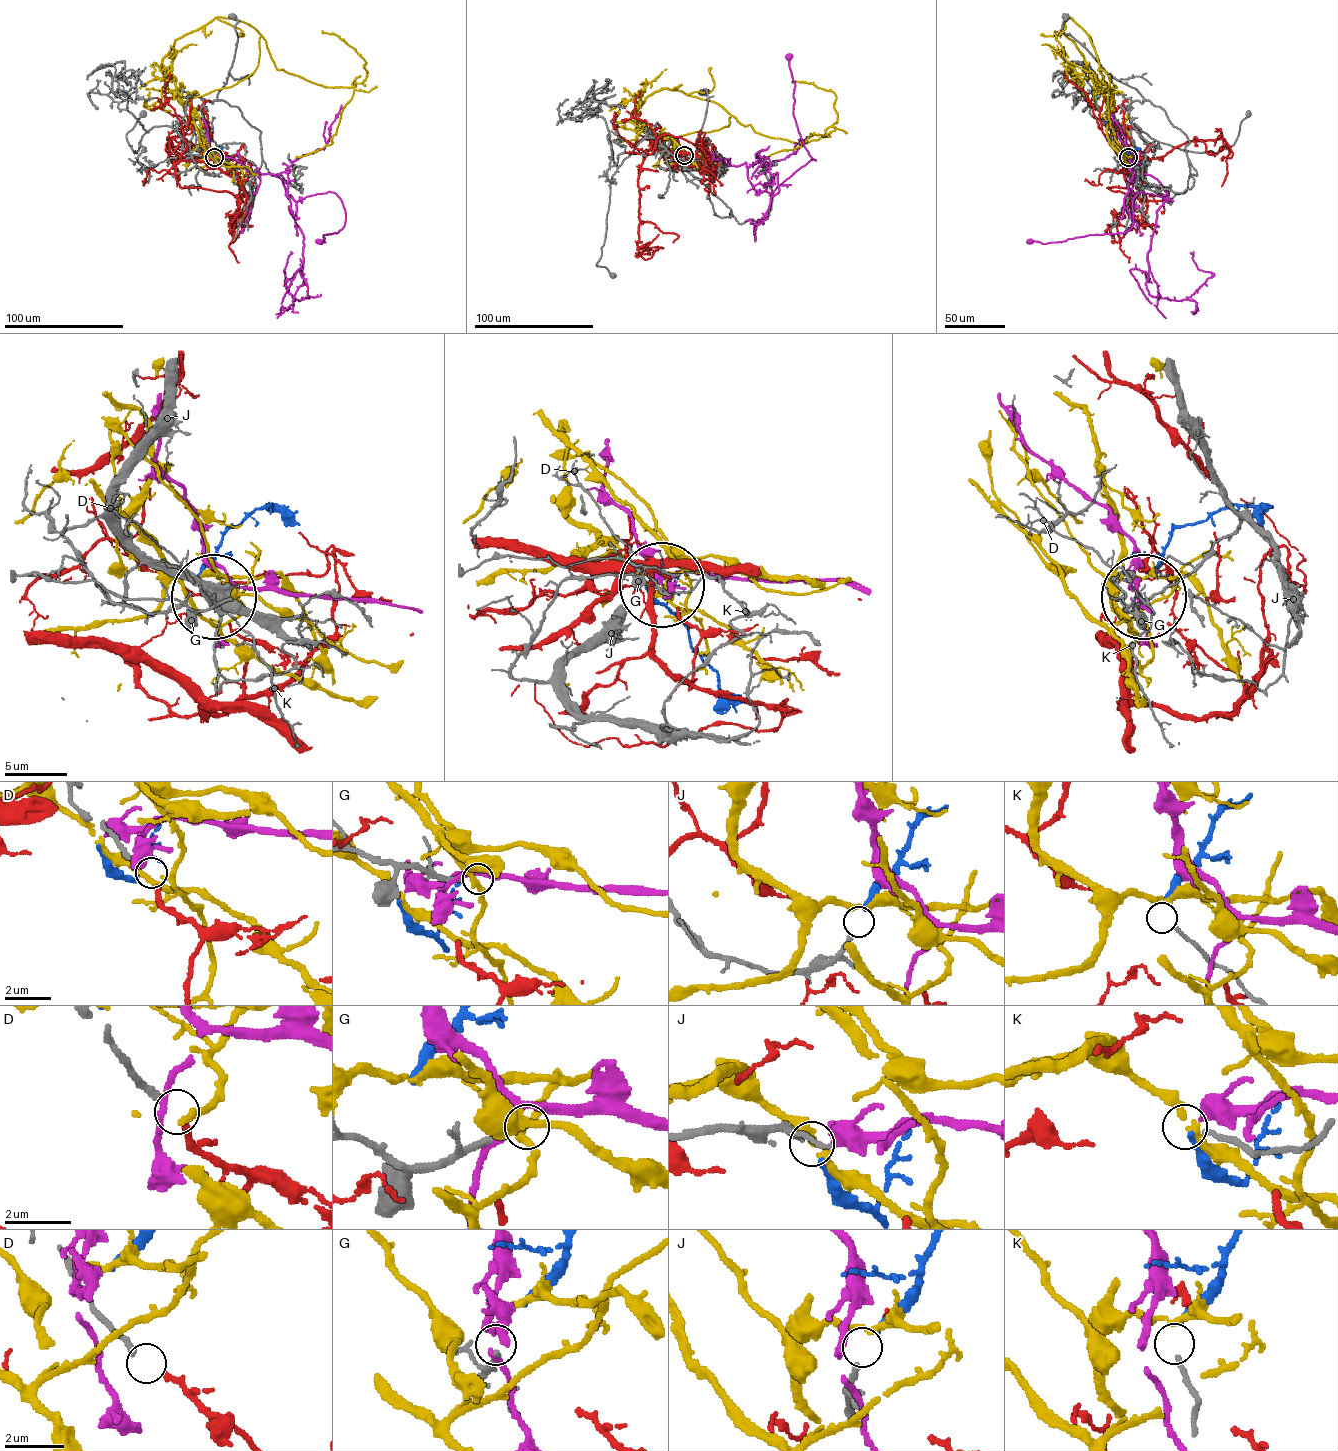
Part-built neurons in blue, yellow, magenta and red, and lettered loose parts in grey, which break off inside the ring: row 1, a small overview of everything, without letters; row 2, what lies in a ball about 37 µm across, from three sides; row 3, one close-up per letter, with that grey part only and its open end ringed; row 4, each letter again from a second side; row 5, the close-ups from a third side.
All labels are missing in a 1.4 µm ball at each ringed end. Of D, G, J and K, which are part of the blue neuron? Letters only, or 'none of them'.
J

